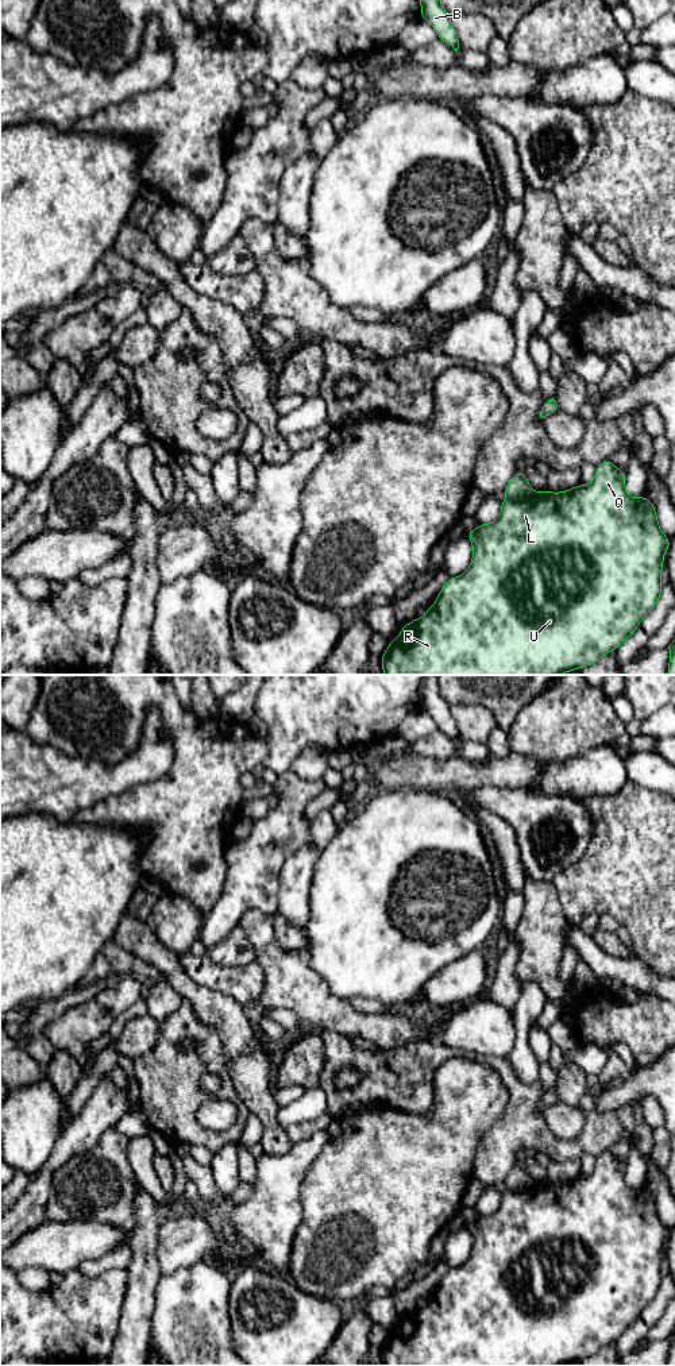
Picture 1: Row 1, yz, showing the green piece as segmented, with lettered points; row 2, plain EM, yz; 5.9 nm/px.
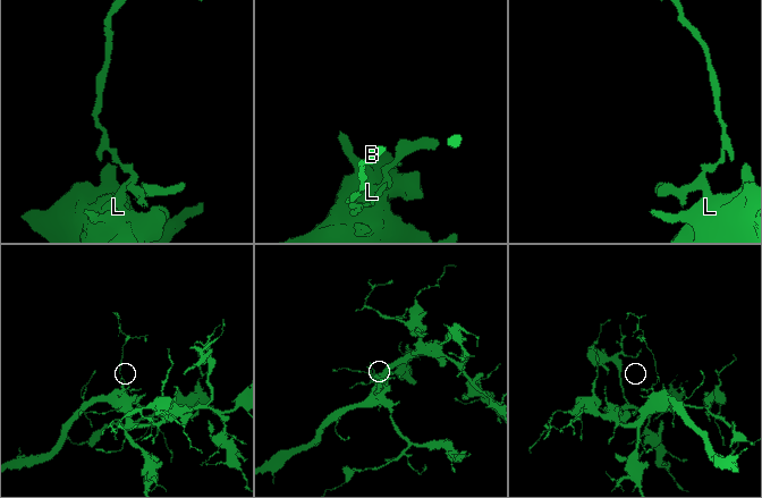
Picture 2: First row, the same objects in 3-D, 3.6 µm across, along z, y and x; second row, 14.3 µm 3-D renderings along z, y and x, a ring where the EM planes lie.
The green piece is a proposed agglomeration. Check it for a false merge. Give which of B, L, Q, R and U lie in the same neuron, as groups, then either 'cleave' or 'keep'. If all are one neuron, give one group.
B / L Q R U | cleave

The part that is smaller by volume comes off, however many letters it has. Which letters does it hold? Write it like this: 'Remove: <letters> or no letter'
Remove: B

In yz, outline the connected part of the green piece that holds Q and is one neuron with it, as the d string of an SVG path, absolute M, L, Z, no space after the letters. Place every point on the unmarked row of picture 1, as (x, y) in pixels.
M610 1149L597 1157L590 1176L578 1176L562 1184L544 1181L521 1192L506 1189L501 1193L501 1204L494 1213L479 1215L477 1220L466 1223L466 1227L474 1239L468 1261L446 1273L436 1293L427 1300L424 1308L402 1316L401 1324L389 1334L381 1348L385 1366L560 1366L593 1357L603 1346L616 1342L655 1300L663 1282L664 1243L671 1236L671 1231L662 1224L652 1193L645 1186L633 1189L626 1184L625 1159L617 1161Z

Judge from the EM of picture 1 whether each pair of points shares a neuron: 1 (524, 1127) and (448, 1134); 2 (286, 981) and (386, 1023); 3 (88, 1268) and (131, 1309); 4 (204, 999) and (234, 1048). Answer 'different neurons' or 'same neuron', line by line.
1: different neurons
2: same neuron
3: different neurons
4: same neuron

